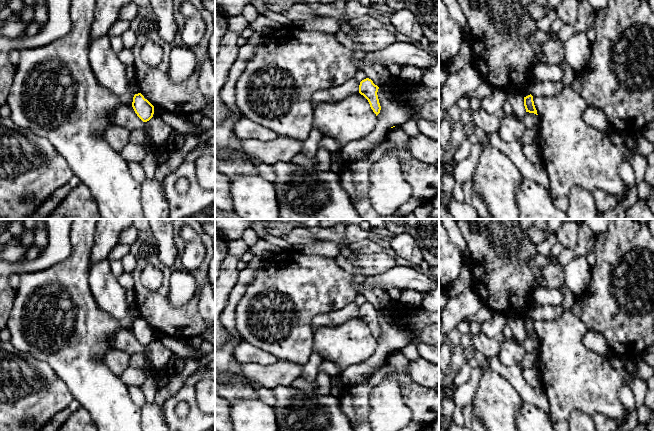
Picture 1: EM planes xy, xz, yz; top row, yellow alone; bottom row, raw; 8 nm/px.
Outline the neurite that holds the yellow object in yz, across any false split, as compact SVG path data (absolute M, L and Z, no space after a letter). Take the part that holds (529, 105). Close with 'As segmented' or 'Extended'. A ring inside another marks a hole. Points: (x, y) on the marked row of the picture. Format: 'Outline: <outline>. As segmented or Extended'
Outline: M531 94L524 97L524 106L525 106L526 112L534 113L538 115L534 105L533 96Z. As segmented

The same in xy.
Outline: M141 93L134 95L132 107L143 122L147 122L153 117L154 106Z. As segmented

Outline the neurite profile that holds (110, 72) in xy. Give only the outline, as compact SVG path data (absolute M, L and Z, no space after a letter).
M108 35L90 43L88 58L98 83L115 96L120 105L132 105L134 96L129 91L126 66L113 51Z

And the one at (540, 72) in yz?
M538 63L531 68L530 84L543 81L557 82L563 76L563 71L559 65L551 65L545 63Z

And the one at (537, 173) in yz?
M496 132L488 136L488 143L507 155L520 170L524 178L548 189L549 176L543 163L533 164L530 162L523 154L522 145L519 141L512 143L505 142L500 138L498 132Z

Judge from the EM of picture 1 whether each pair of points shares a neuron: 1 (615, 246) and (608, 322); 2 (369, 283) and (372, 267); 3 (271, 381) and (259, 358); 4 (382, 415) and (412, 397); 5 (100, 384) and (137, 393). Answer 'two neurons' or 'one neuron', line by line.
1: one neuron
2: two neurons
3: two neurons
4: two neurons
5: two neurons

